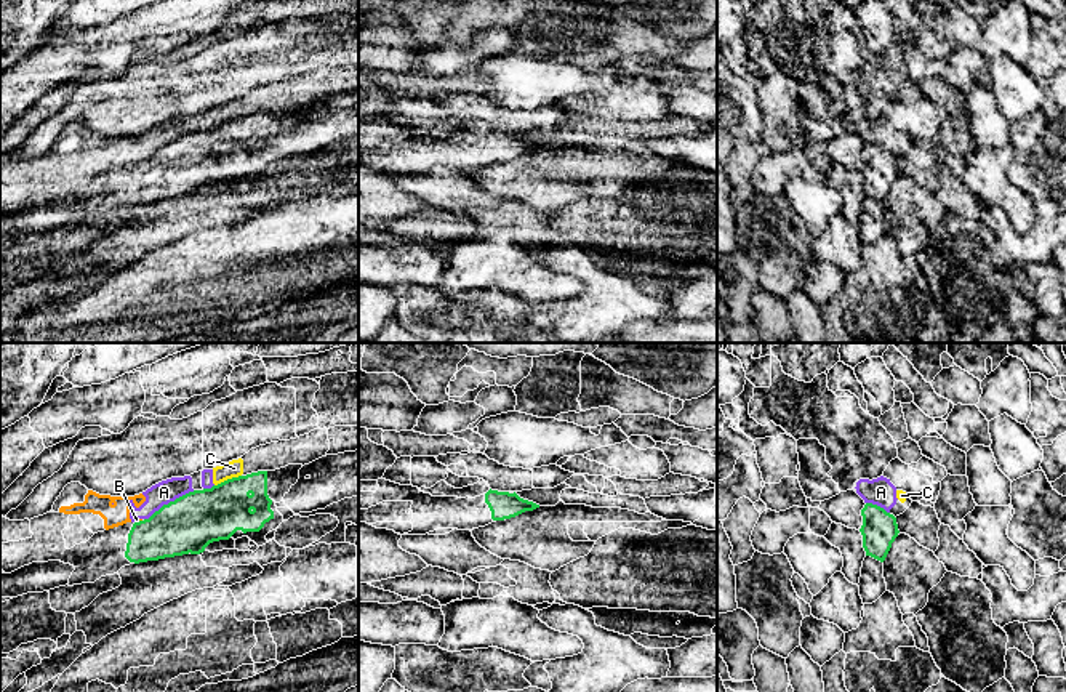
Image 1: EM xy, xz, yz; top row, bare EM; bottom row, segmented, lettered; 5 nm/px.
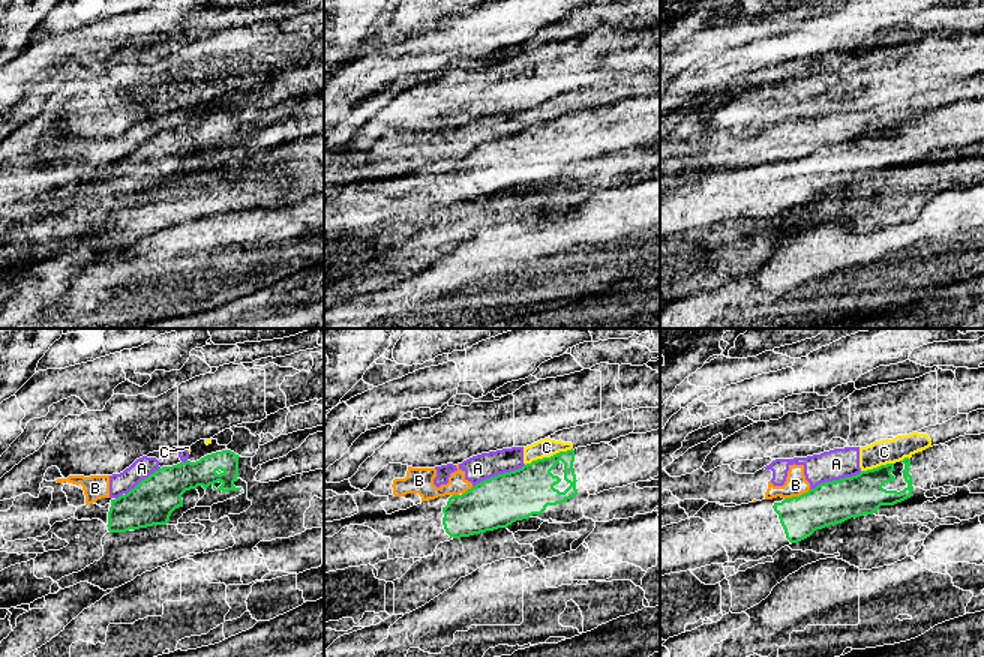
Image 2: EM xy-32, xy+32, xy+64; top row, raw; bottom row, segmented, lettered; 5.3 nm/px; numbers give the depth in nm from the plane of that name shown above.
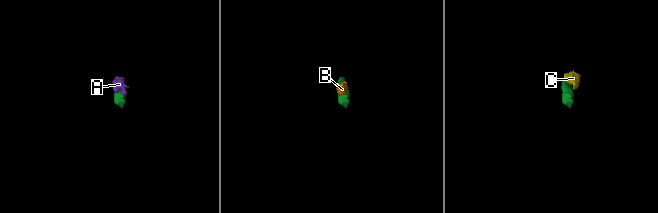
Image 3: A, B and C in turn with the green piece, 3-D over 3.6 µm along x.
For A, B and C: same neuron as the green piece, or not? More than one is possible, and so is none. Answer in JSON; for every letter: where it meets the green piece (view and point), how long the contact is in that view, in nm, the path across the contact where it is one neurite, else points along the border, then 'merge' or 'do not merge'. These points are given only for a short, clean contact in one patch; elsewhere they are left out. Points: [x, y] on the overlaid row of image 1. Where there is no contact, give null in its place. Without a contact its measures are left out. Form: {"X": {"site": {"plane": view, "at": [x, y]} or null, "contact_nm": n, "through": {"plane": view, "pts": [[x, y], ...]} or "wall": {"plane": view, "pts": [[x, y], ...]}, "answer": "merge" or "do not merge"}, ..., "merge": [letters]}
{"A": {"site": {"plane": "xy", "at": [170, 502]}, "contact_nm": 300, "answer": "do not merge"}, "B": {"site": {"plane": "xy", "at": [140, 521]}, "contact_nm": 40, "wall": {"plane": "xy", "pts": [[141, 519], [136, 523]]}, "answer": "do not merge"}, "C": {"site": {"plane": "xy", "at": [228, 479]}, "contact_nm": 150, "wall": {"plane": "xy", "pts": [[240, 474], [215, 486]]}, "answer": "do not merge"}, "merge": []}

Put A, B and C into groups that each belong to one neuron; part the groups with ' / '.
A B C

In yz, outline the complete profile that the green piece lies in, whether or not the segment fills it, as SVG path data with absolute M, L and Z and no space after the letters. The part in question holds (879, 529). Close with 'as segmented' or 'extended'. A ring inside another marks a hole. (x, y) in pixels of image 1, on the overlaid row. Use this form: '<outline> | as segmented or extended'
M872 503L864 505L861 516L863 525L860 532L863 535L863 548L866 556L884 562L892 543L900 533L896 517Z | as segmented

